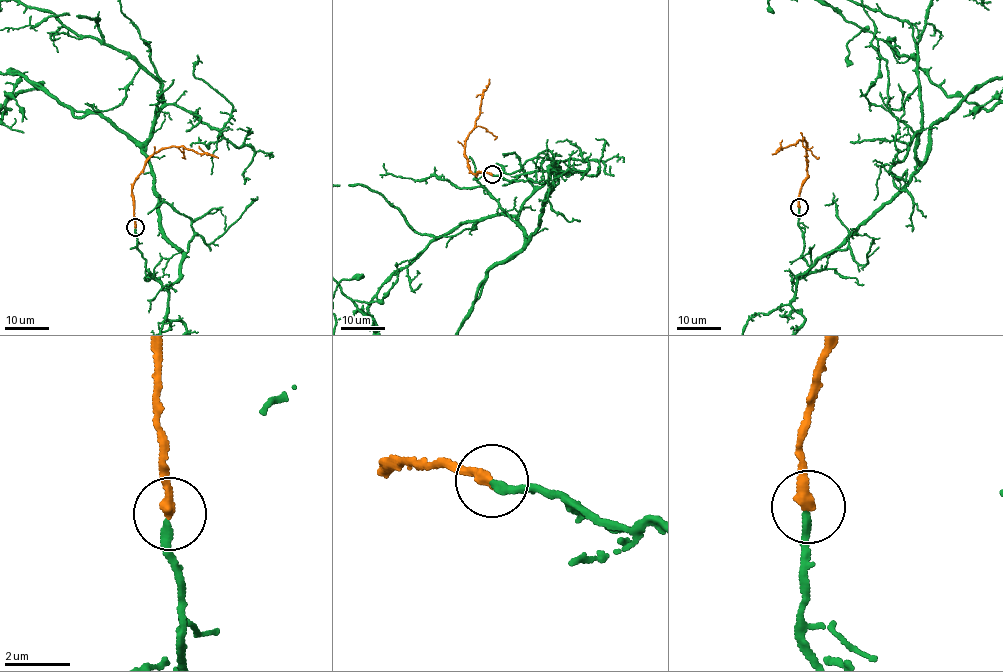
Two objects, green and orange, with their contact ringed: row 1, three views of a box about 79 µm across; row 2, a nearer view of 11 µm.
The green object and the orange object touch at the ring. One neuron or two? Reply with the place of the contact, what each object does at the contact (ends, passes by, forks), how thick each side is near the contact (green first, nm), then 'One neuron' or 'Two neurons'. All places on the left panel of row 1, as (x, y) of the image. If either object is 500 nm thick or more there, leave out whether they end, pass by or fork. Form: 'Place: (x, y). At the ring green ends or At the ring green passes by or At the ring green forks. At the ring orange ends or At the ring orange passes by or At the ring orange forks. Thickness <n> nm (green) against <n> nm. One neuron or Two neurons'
Place: (135, 227). At the ring green ends. At the ring orange ends. Thickness 200 nm (green) against 340 nm. One neuron

